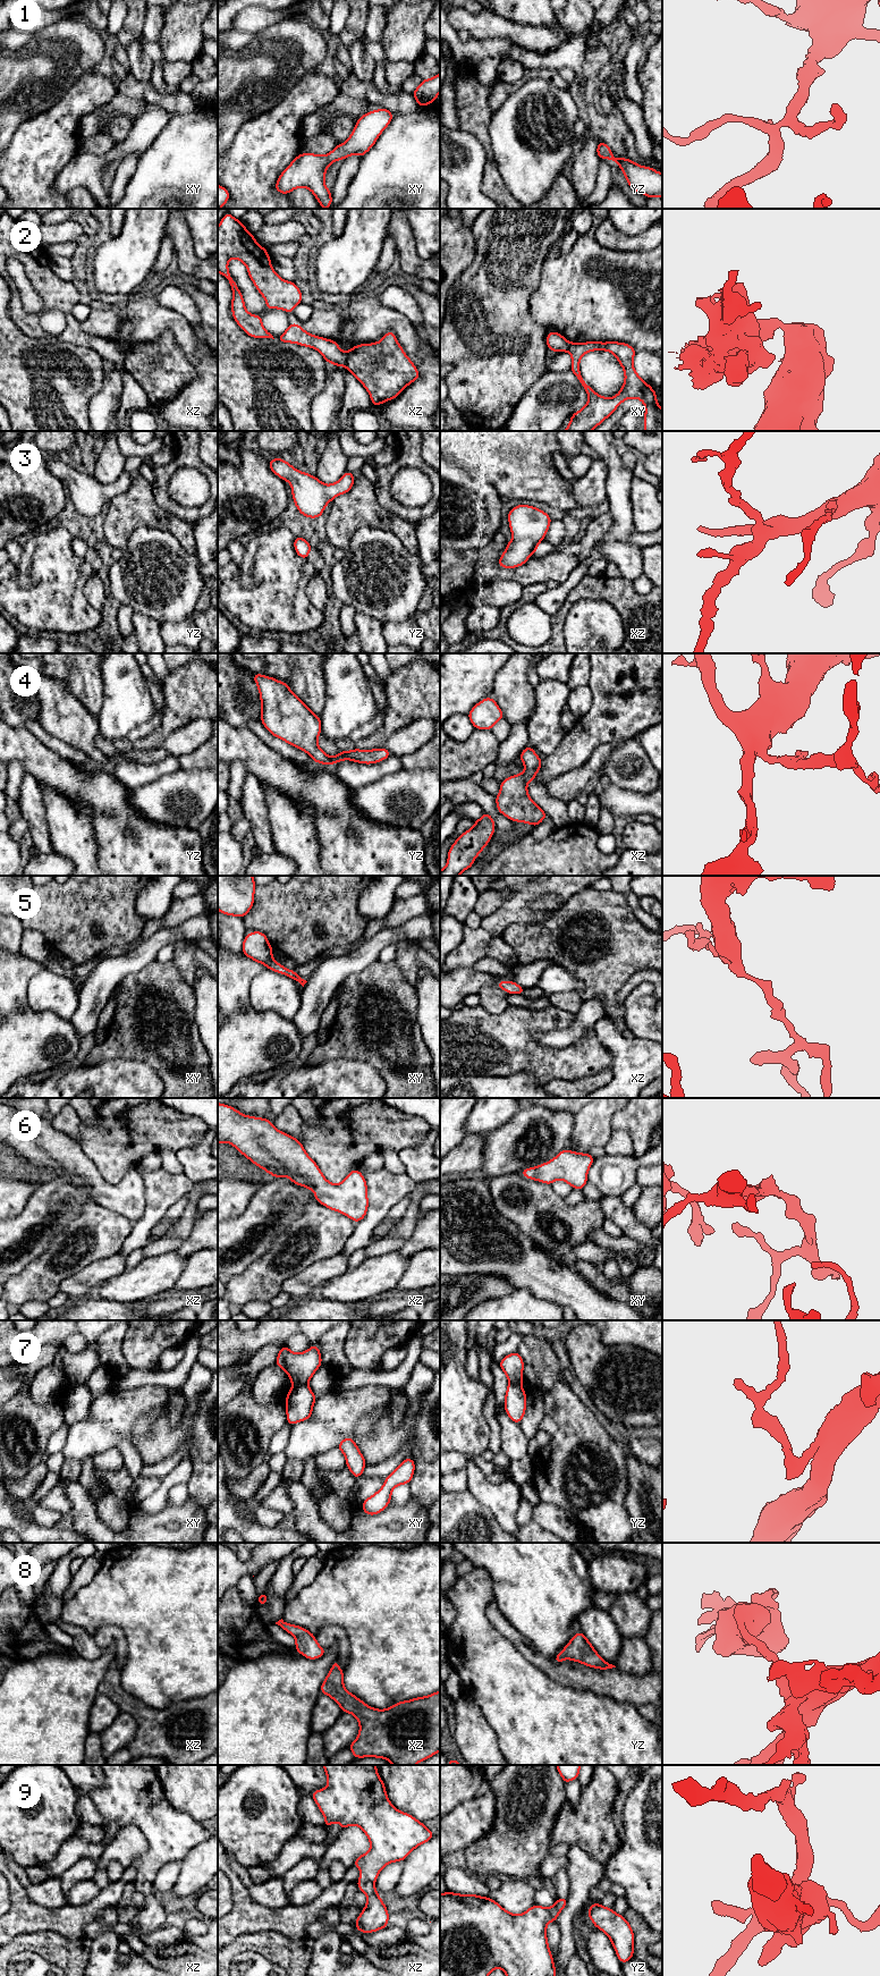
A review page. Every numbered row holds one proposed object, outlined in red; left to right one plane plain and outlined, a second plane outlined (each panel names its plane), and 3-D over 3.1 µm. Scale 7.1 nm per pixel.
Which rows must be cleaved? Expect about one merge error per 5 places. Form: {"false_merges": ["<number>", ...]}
{"false_merges": ["2", "4", "7"]}

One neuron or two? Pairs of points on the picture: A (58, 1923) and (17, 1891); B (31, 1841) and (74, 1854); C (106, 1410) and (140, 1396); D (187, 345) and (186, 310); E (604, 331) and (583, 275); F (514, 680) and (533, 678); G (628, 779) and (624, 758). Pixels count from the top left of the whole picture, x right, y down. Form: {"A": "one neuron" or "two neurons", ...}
{"A": "one neuron", "B": "two neurons", "C": "one neuron", "D": "two neurons", "E": "one neuron", "F": "two neurons", "G": "one neuron"}

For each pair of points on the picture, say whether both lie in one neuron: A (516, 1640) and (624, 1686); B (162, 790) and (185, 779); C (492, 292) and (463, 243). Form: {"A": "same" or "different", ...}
{"A": "same", "B": "same", "C": "different"}

